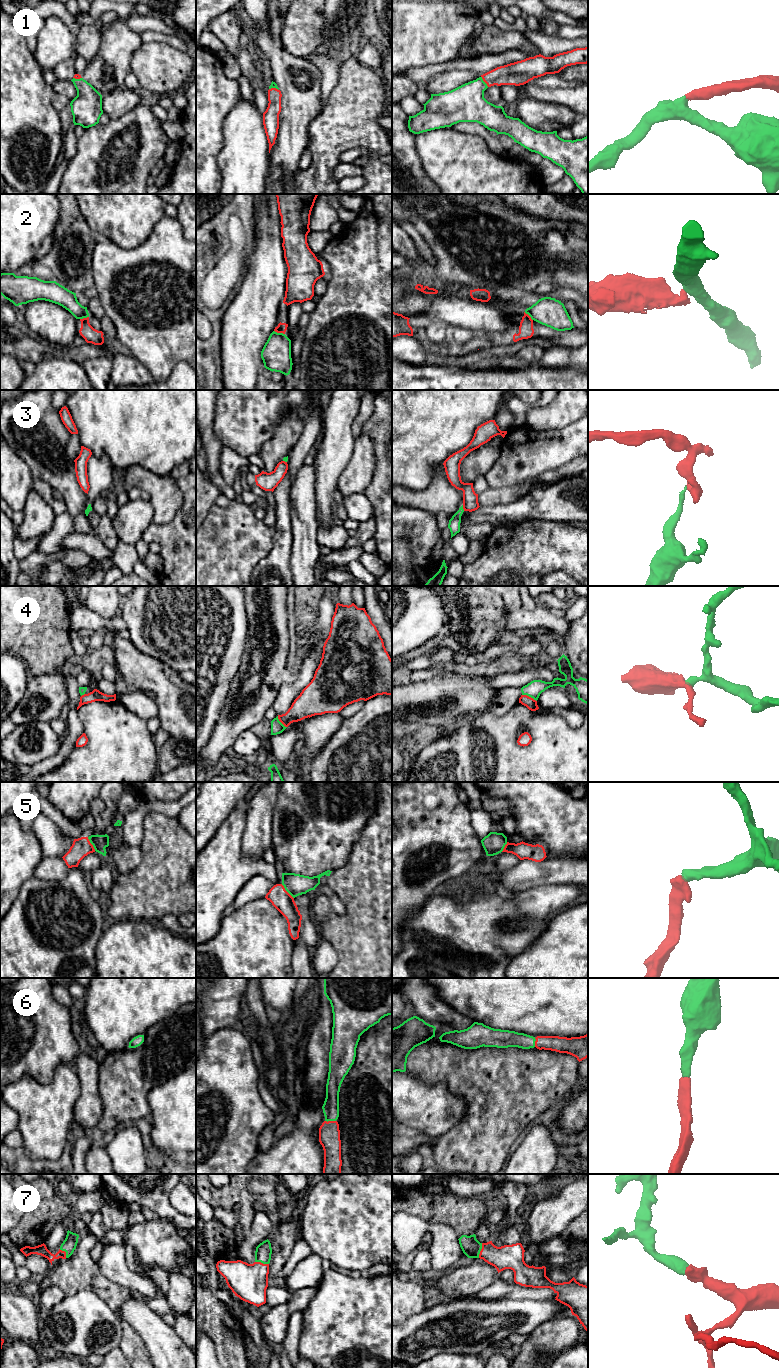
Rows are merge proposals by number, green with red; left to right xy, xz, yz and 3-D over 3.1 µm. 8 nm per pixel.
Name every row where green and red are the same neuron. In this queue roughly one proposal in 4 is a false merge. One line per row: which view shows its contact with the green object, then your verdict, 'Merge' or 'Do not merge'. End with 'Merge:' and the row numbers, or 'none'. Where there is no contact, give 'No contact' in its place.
1: Touches green in yz. Merge
2: Touches green in xz. Do not merge
3: Touches green in yz. Do not merge
4: Touches green in yz. Do not merge
5: Touches green in xz. Merge
6: Touches green in xz. Merge
7: Touches green in yz. Merge
Merge: 1, 5, 6, 7

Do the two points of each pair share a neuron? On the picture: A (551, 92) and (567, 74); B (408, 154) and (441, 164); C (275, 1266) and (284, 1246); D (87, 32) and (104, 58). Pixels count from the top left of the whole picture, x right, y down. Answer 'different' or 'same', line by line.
A: different
B: different
C: same
D: different

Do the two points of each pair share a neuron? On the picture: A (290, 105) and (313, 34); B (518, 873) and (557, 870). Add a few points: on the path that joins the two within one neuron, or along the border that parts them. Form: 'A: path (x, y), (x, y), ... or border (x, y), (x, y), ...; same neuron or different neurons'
A: border (283, 48), (291, 54), (307, 58); different neurons
B: path (528, 873), (547, 871); same neuron

